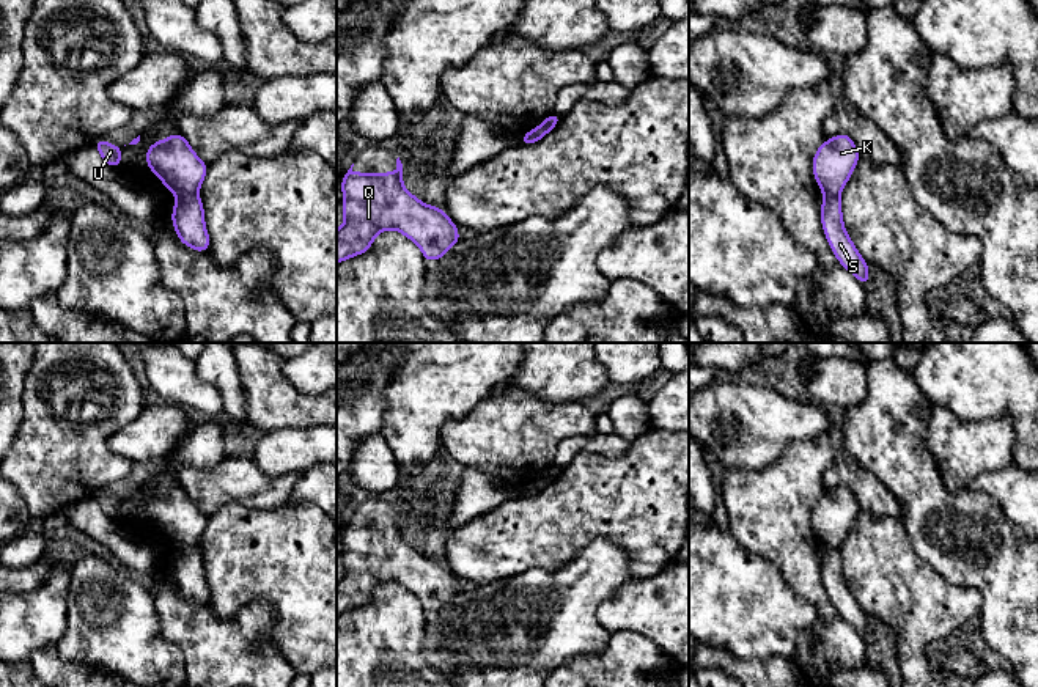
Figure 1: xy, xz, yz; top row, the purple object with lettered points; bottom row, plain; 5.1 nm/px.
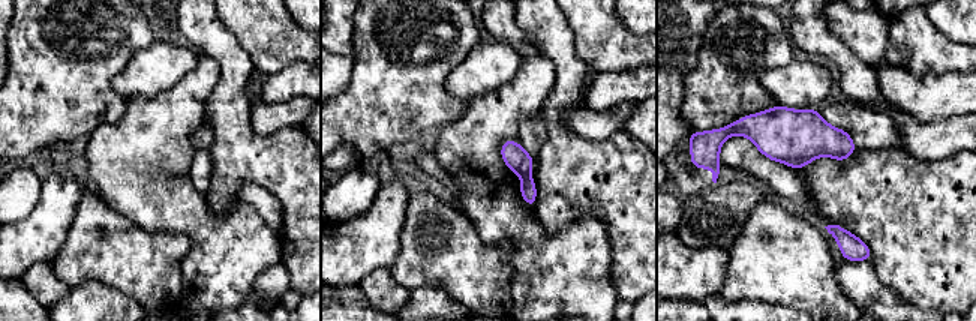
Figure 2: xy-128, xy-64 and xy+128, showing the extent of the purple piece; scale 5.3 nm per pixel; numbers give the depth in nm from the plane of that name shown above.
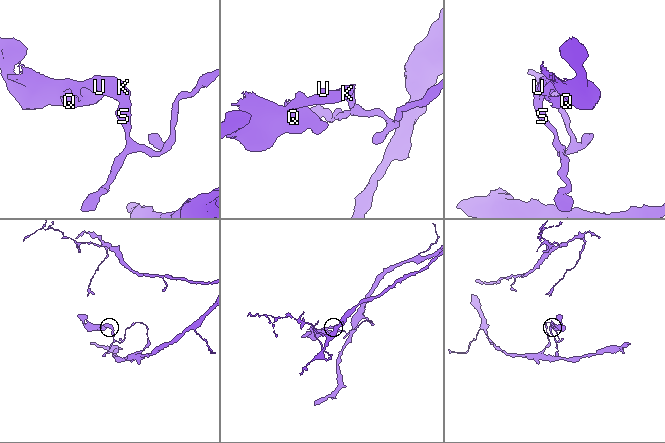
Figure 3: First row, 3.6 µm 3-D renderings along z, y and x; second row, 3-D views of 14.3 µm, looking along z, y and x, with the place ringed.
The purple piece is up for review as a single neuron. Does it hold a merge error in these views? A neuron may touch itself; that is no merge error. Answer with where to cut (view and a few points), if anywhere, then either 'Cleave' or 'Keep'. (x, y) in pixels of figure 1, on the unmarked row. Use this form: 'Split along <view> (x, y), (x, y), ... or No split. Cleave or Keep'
Split along xy (195, 546), (180, 549). Cleave

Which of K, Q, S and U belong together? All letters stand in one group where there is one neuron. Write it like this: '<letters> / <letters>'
K Q U / S

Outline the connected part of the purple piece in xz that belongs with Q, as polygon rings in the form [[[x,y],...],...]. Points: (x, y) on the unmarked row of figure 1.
[[[396,511],[395,525],[354,525],[354,516],[343,525],[343,563],[344,575],[337,583],[337,616],[362,607],[371,601],[373,591],[385,582],[396,582],[414,593],[425,613],[440,612],[461,593],[458,579],[442,560],[428,558],[403,539],[403,516]]]

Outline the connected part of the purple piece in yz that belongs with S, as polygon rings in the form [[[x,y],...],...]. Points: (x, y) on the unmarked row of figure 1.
[[[824,546],[821,557],[821,575],[830,602],[840,616],[848,621],[863,638],[868,637],[868,615],[860,608],[845,582],[841,555],[838,549]]]

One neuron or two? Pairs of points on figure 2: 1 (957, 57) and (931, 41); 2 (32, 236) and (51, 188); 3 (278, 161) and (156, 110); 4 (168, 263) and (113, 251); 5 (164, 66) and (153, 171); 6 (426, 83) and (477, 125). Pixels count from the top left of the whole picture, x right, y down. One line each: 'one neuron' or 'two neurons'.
1: one neuron
2: one neuron
3: two neurons
4: one neuron
5: two neurons
6: two neurons

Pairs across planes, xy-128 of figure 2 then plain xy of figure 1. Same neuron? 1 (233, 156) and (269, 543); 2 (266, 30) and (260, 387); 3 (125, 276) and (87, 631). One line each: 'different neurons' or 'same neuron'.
1: same neuron
2: same neuron
3: same neuron

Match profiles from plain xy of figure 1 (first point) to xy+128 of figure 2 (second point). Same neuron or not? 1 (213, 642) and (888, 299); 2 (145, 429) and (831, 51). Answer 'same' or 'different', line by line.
1: same
2: different

